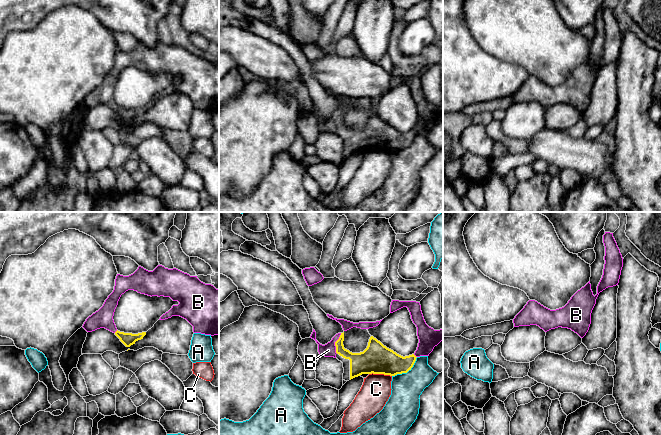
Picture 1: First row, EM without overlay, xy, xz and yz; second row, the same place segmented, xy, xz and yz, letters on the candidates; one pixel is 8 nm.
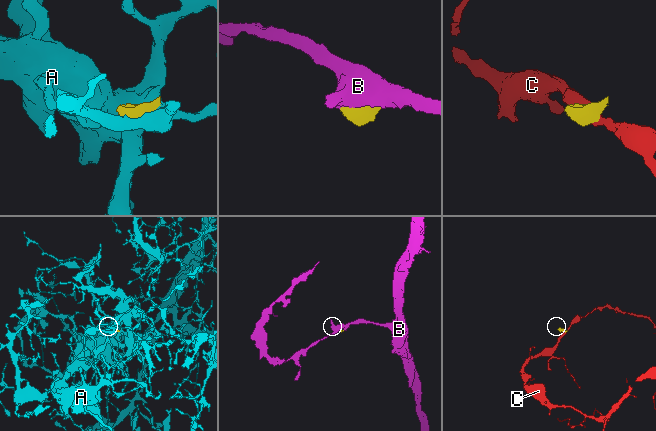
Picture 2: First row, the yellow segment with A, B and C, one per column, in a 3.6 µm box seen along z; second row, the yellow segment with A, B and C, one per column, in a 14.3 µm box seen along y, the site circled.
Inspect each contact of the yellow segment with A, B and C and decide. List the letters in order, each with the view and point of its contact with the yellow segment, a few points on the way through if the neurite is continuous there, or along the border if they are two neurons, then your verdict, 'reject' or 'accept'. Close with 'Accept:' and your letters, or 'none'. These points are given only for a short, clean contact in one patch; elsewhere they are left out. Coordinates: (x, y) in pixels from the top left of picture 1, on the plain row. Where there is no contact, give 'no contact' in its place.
A: meets yellow in xz at (406, 148); border along xz (417, 133), (414, 140), (406, 148), (397, 149), (392, 152); reject
B: meets yellow in xz at (335, 119); accept
C: meets yellow in xz at (380, 149); border along xz (369, 149), (383, 149), (391, 152); reject
Accept: B

